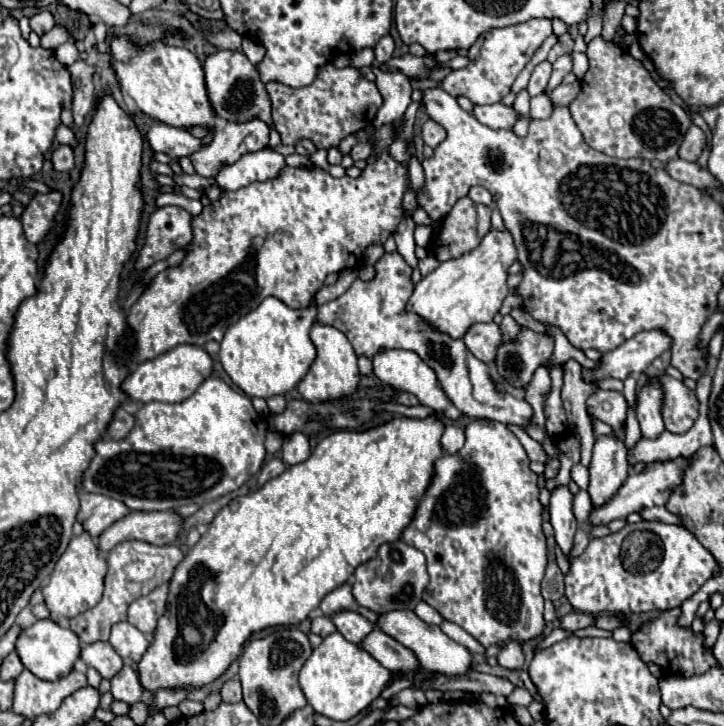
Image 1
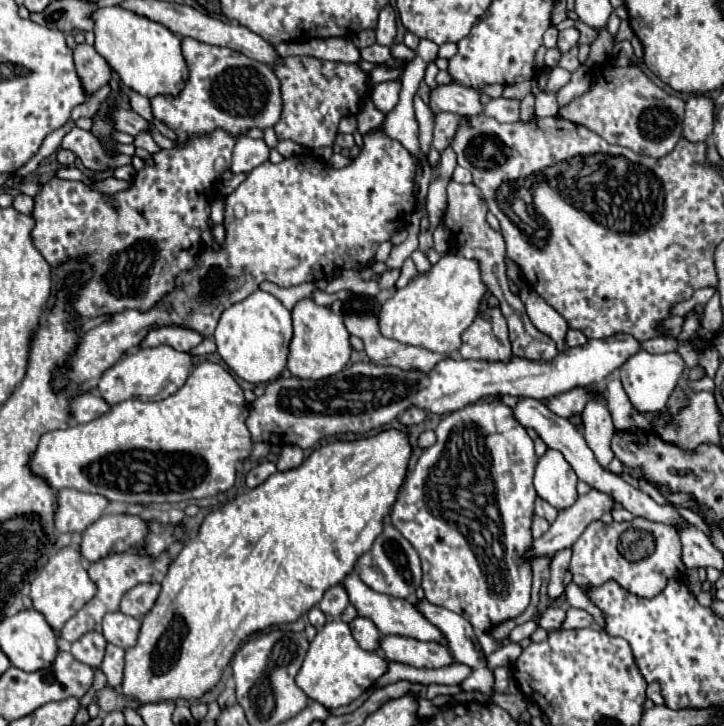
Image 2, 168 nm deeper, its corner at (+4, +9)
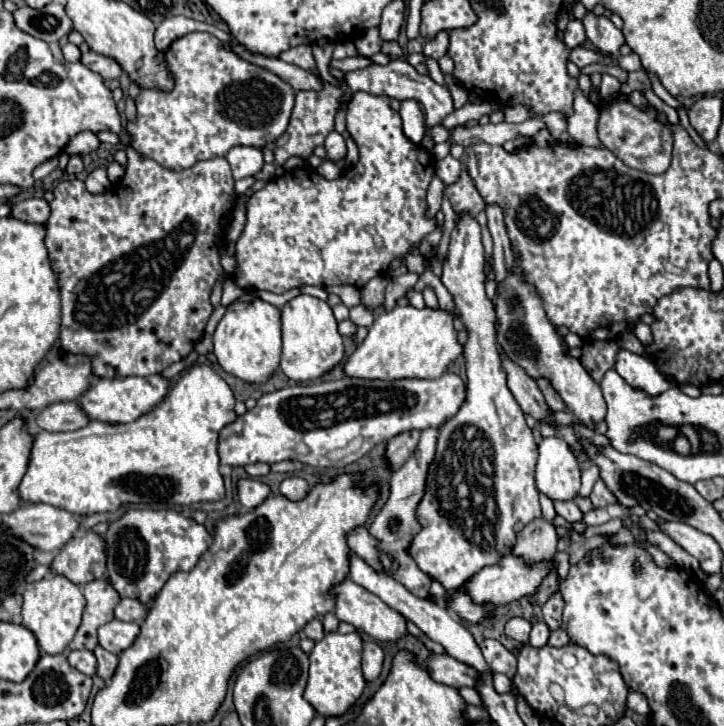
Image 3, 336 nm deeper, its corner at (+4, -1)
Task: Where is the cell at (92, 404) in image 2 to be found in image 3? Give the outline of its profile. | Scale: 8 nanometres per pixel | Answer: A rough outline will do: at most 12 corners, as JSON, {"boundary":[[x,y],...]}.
{"boundary":[[78,402],[50,404],[36,416],[42,430],[84,428],[90,418]]}

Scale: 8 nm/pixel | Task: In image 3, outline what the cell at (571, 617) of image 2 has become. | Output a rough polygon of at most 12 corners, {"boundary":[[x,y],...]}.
{"boundary":[[564,628],[550,634],[550,646],[570,644],[570,636]]}

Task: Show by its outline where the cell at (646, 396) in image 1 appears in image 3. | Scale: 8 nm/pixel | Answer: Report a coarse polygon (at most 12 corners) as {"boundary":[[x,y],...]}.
{"boundary":[[628,350],[616,372],[636,390],[658,396],[676,382]]}

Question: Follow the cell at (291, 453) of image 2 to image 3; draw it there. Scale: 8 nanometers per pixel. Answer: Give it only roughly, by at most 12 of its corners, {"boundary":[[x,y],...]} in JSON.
{"boundary":[[288,476],[280,484],[280,494],[302,500],[308,482],[300,476]]}

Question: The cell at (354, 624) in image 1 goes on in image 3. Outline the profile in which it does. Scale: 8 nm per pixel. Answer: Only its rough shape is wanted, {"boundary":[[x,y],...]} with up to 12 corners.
{"boundary":[[364,640],[362,672],[364,678],[376,680],[384,652],[372,642]]}

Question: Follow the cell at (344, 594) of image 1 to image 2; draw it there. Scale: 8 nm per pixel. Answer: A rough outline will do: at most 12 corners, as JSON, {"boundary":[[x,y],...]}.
{"boundary":[[332,586],[318,606],[338,618],[348,606],[346,590]]}

